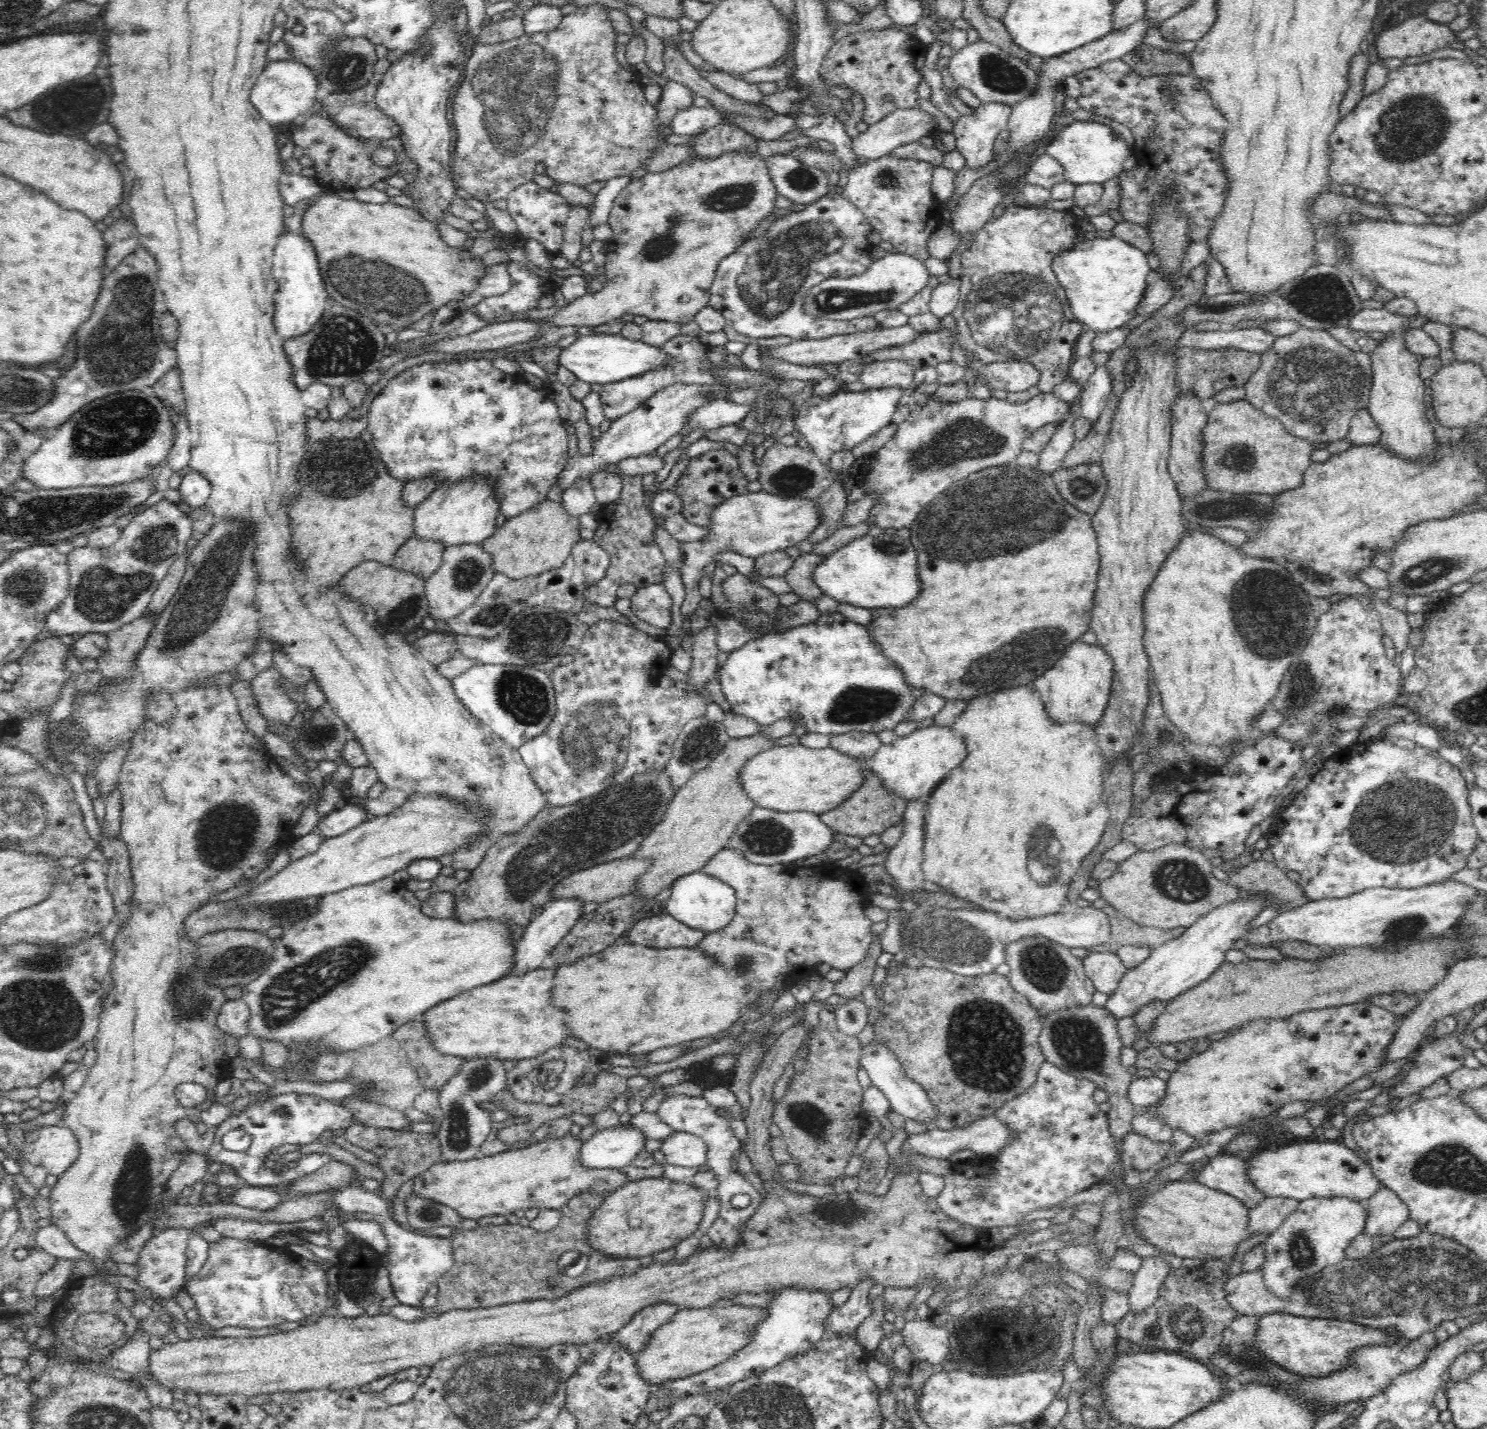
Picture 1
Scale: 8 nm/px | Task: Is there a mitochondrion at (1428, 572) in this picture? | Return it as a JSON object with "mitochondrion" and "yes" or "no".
{"mitochondrion":"yes"}

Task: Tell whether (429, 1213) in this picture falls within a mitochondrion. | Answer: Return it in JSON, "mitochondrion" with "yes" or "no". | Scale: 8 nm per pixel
{"mitochondrion":"yes"}

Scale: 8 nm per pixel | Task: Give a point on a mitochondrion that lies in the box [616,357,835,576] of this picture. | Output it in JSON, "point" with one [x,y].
{"point":[790,479]}

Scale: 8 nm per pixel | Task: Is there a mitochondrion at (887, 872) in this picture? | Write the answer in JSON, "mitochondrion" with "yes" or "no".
{"mitochondrion":"no"}

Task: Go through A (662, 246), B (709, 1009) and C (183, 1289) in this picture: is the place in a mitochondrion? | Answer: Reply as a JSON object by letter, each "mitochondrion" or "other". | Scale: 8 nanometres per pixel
{"A":"mitochondrion","B":"other","C":"other"}

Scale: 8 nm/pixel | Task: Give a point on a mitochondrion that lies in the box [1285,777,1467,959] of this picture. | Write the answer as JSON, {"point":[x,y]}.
{"point":[1398,932]}

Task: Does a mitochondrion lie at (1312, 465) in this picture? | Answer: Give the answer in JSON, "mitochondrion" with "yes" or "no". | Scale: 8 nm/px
{"mitochondrion":"no"}

